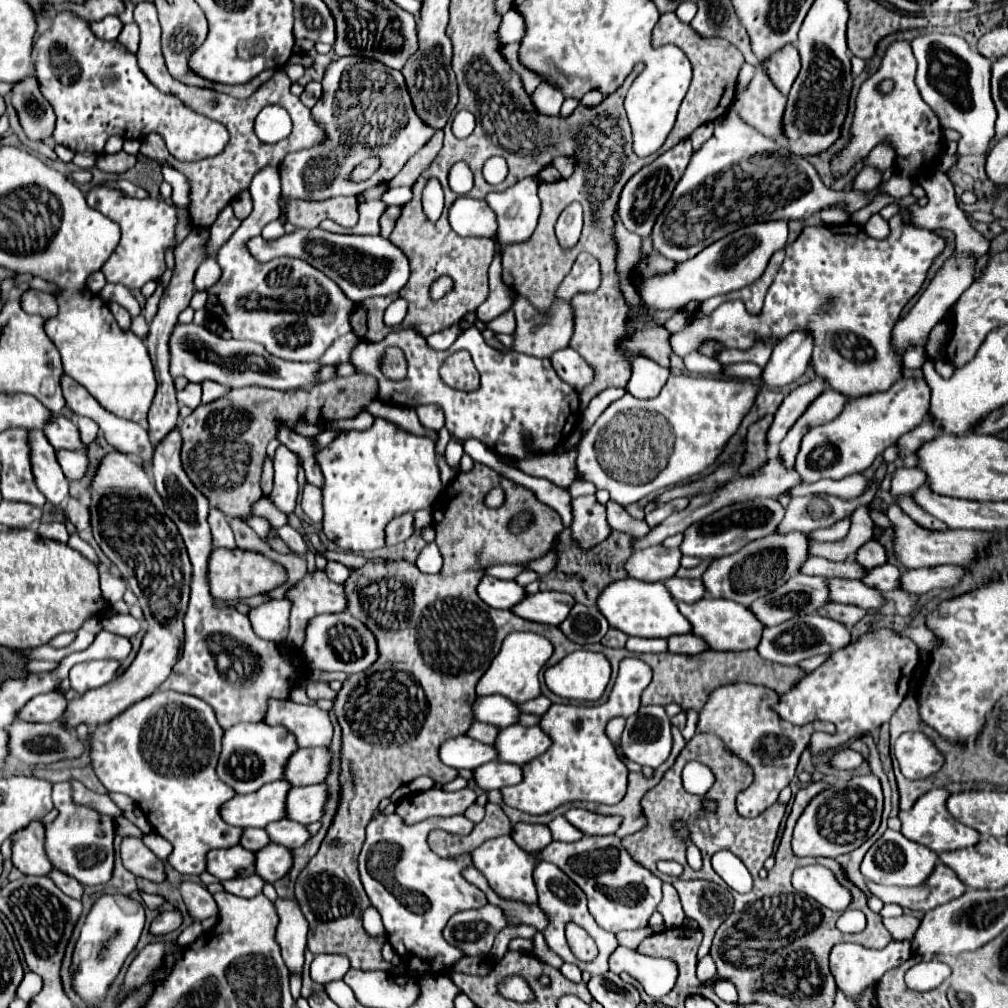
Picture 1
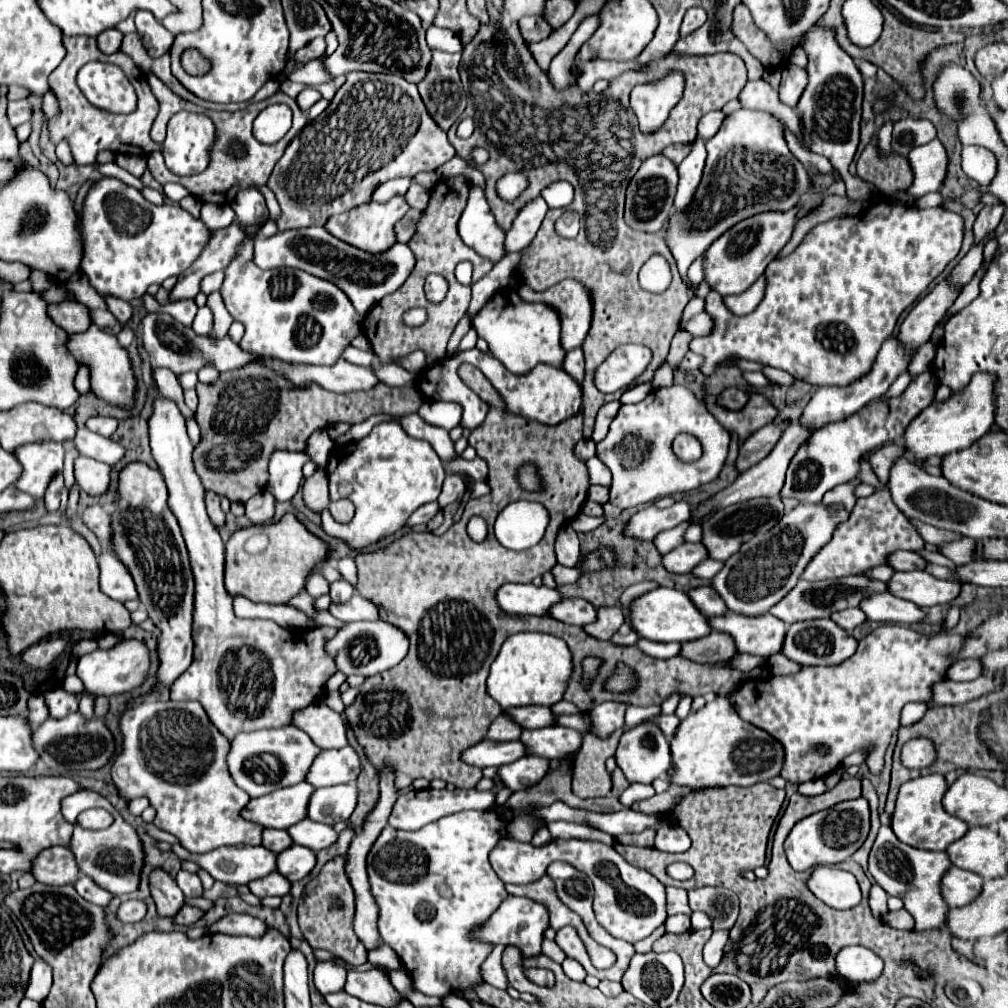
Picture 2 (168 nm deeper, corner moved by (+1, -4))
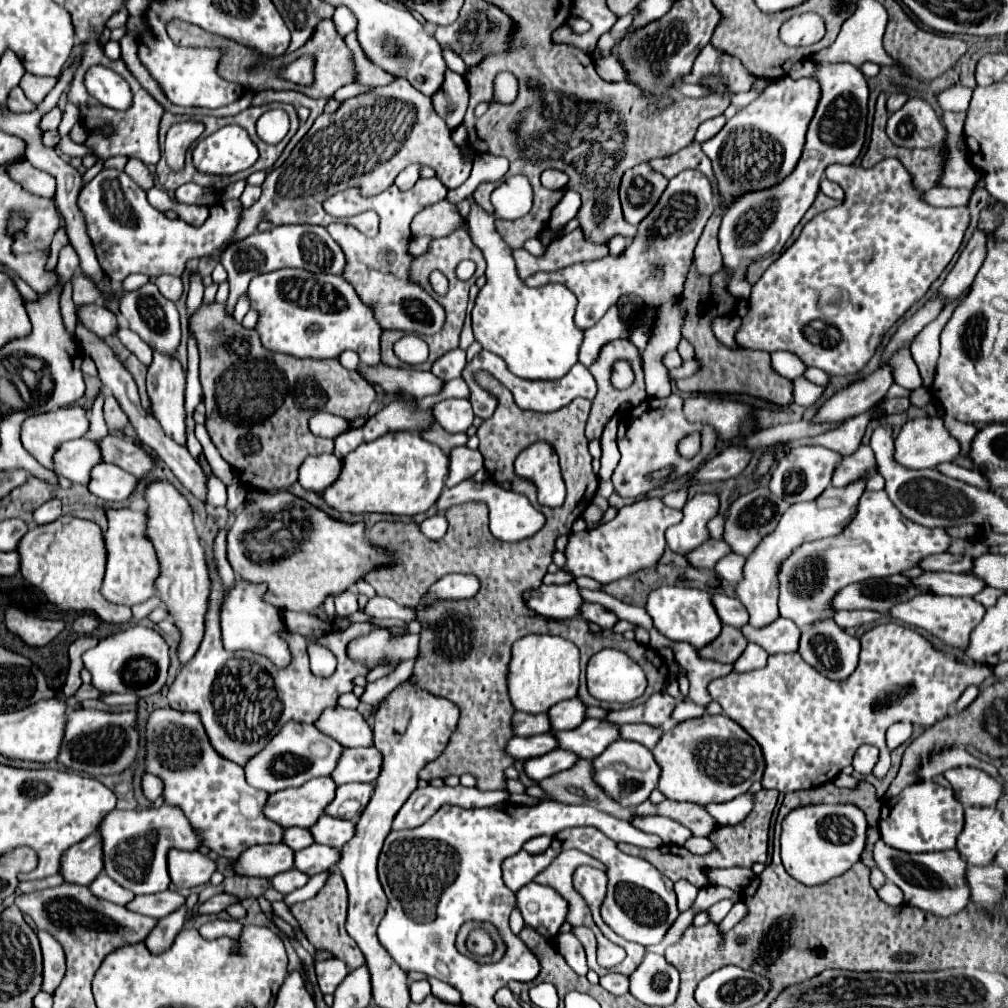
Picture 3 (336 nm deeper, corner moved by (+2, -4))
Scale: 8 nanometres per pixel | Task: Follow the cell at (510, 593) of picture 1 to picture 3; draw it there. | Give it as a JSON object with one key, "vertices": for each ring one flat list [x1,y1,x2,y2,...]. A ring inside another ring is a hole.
{"vertices":[[576,582,568,584,542,584,536,590,524,594,526,604,544,618,552,620,566,620,576,618,582,612,582,596]]}

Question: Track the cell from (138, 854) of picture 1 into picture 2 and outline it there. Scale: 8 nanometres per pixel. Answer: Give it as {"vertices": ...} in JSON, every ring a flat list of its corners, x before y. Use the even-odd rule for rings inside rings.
{"vertices":[[153,868,149,874,149,888,151,888,151,896,157,904,159,916,173,918,179,912,179,908,183,906,185,896,179,890,175,878,167,870]]}

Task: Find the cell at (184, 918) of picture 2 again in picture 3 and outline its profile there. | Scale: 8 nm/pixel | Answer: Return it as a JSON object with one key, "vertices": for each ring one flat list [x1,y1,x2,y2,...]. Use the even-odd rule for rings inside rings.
{"vertices":[[216,894,214,898,210,898,208,902,204,902,202,906,200,906,200,912,204,914,204,912,222,912,222,910,226,910,230,904,236,904,236,902,240,902,234,894]]}

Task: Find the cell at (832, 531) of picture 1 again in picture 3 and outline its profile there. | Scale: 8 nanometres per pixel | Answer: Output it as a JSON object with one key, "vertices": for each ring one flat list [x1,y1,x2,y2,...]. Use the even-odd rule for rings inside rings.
{"vertices":[[860,444,860,448,850,454,850,456,842,456,842,462,836,466,834,474,832,474,832,486,846,486,862,476,866,476,870,472,870,468,874,466,874,452,868,444]]}

